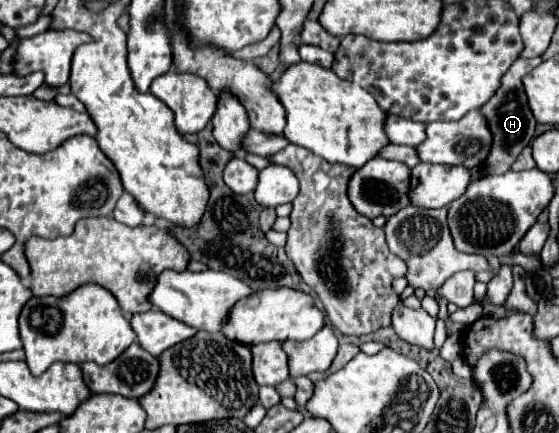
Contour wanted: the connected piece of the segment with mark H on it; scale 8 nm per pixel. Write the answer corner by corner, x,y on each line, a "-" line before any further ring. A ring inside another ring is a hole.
541,57
535,59
517,59
511,69
501,77
501,87
495,91
495,95
487,101
487,105
483,105
483,109
479,109
483,113
483,117
487,119
487,125
491,129
493,135
493,143
491,143
491,153
487,155
487,161
483,165
483,173
485,175
501,175
505,171
511,169
511,165
515,163
517,155
531,143
533,135
535,135
535,127
537,121
527,105
527,97
523,93
523,77
541,63

